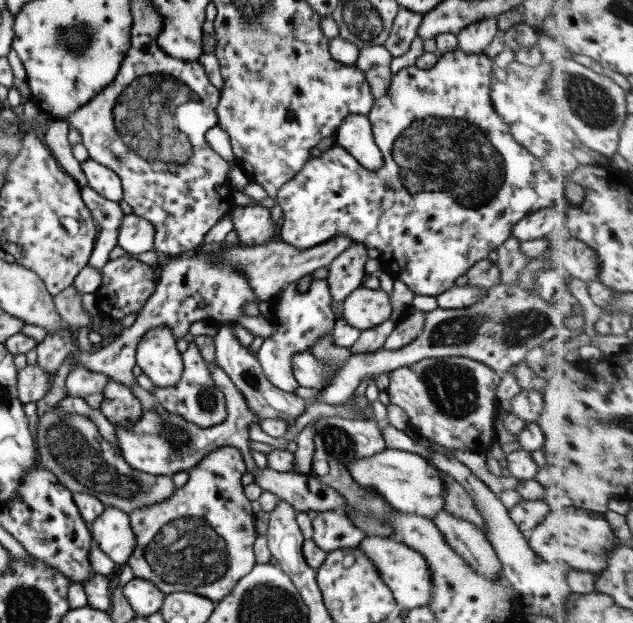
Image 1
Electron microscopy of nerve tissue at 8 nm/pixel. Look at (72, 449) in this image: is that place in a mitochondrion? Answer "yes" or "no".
yes

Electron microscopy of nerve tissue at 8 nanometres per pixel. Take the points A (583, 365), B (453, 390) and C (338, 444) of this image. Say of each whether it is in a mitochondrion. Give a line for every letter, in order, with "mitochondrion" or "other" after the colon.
A: other
B: mitochondrion
C: mitochondrion

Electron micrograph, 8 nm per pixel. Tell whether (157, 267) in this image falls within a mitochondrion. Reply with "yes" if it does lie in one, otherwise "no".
no

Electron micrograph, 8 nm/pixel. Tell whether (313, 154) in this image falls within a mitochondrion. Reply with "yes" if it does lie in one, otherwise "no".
no

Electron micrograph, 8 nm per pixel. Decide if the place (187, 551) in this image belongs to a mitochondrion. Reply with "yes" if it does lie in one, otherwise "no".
yes

